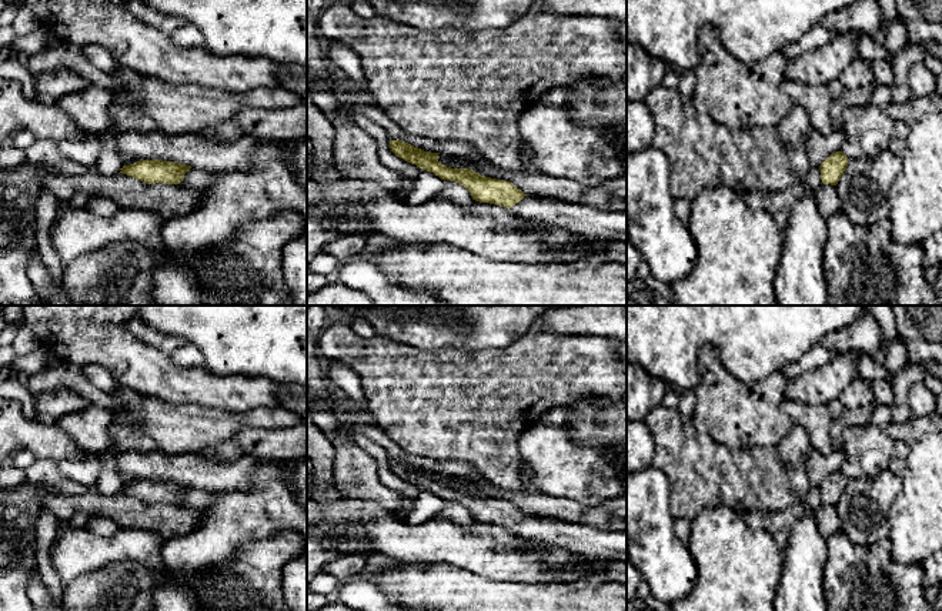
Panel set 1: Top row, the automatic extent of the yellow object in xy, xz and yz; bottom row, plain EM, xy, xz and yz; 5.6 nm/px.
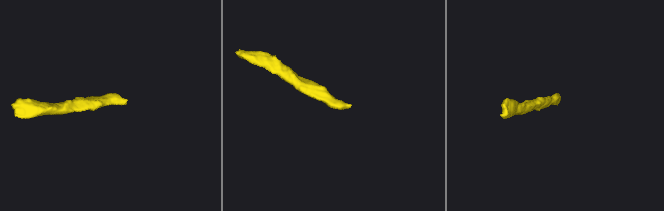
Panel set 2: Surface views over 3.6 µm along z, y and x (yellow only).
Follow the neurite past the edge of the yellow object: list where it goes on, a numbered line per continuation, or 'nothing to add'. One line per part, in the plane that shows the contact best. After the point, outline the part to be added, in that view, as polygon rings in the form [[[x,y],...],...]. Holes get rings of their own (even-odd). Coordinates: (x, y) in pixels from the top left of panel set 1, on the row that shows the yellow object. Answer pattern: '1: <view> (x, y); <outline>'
1: xz (577, 219); [[[530,196],[510,211],[527,220],[562,227],[572,234],[627,243],[627,211],[605,211],[578,203]]]

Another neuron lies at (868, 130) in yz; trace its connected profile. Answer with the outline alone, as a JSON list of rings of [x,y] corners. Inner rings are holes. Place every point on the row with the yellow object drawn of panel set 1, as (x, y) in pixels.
[[[873,104],[854,106],[842,114],[842,153],[848,158],[875,158],[889,148],[895,133],[895,120],[885,107]]]

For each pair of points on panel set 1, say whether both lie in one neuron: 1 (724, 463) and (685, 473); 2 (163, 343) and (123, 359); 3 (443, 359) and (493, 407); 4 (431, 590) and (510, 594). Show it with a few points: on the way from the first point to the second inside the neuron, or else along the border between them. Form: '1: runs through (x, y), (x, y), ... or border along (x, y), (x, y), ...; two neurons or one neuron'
1: runs through (714, 471), (695, 471); one neuron
2: border along (124, 327), (130, 334), (170, 356); two neurons
3: runs through (438, 377), (468, 407), (474, 407); one neuron
4: runs through (451, 594), (490, 594); one neuron

